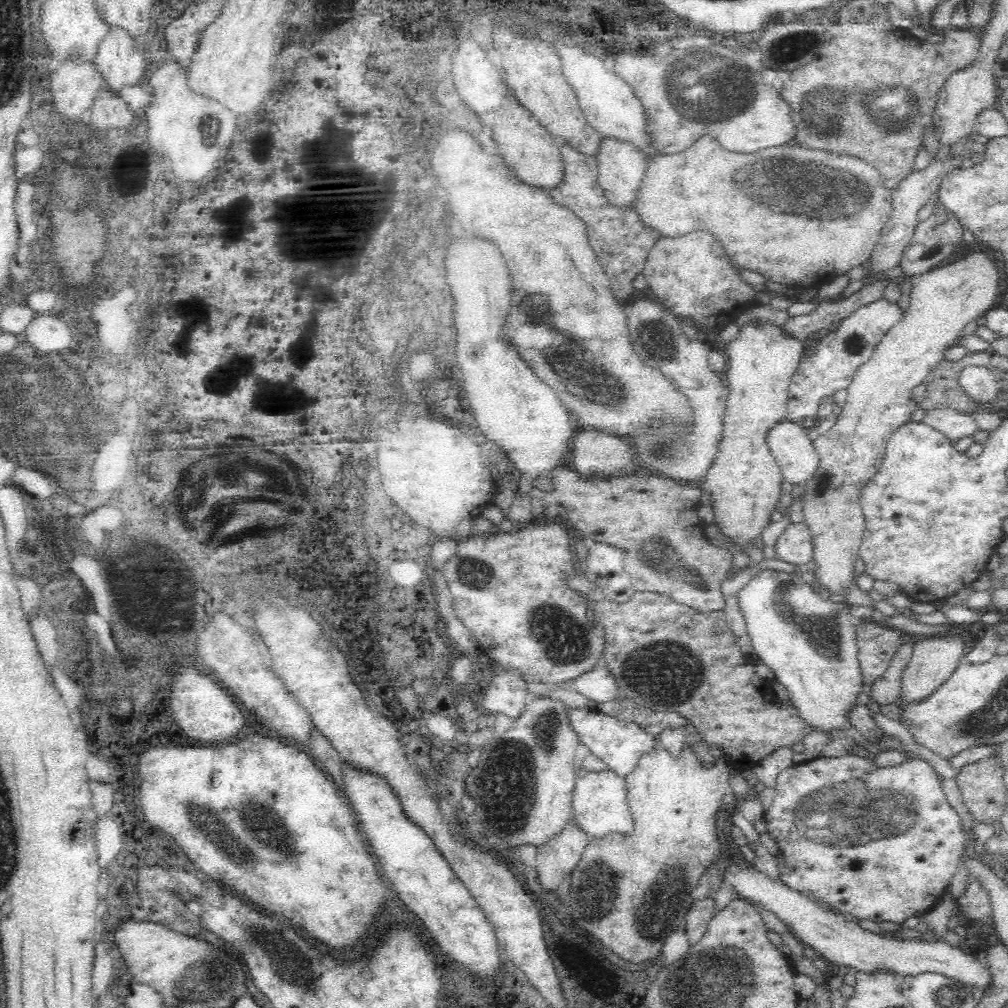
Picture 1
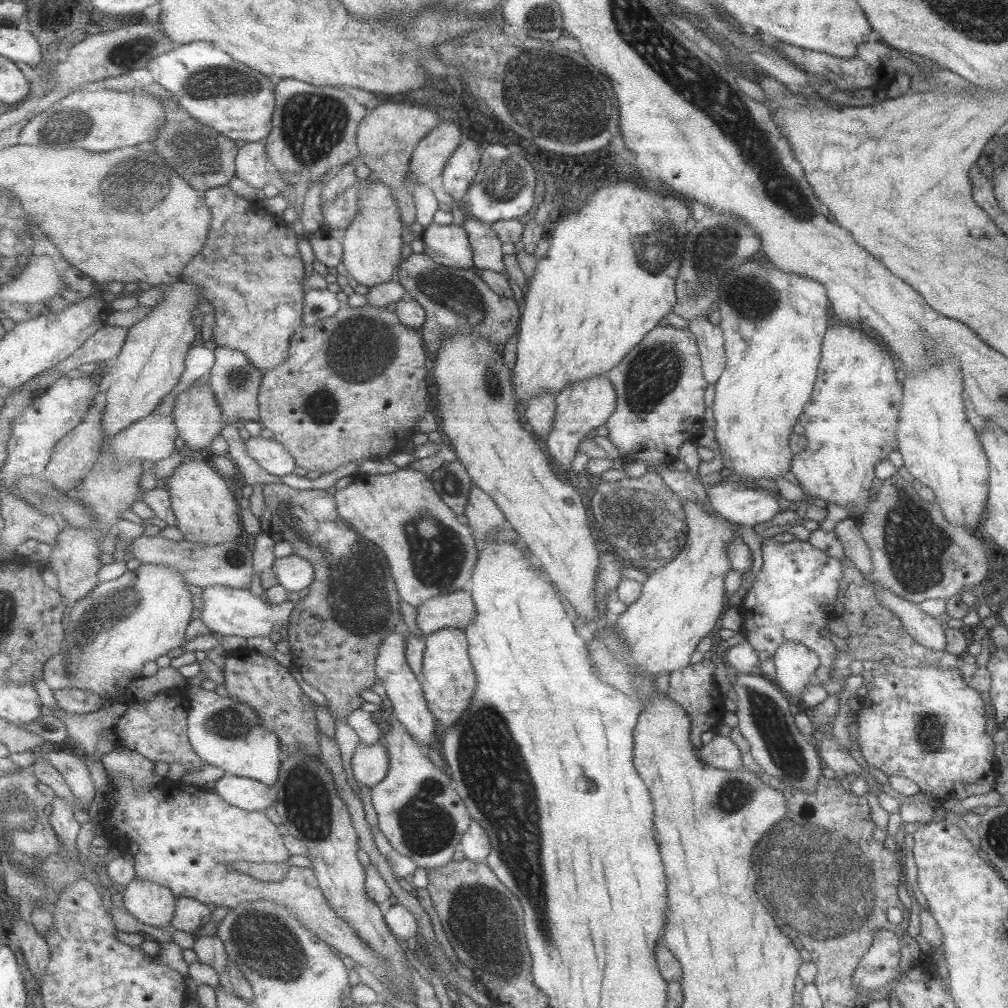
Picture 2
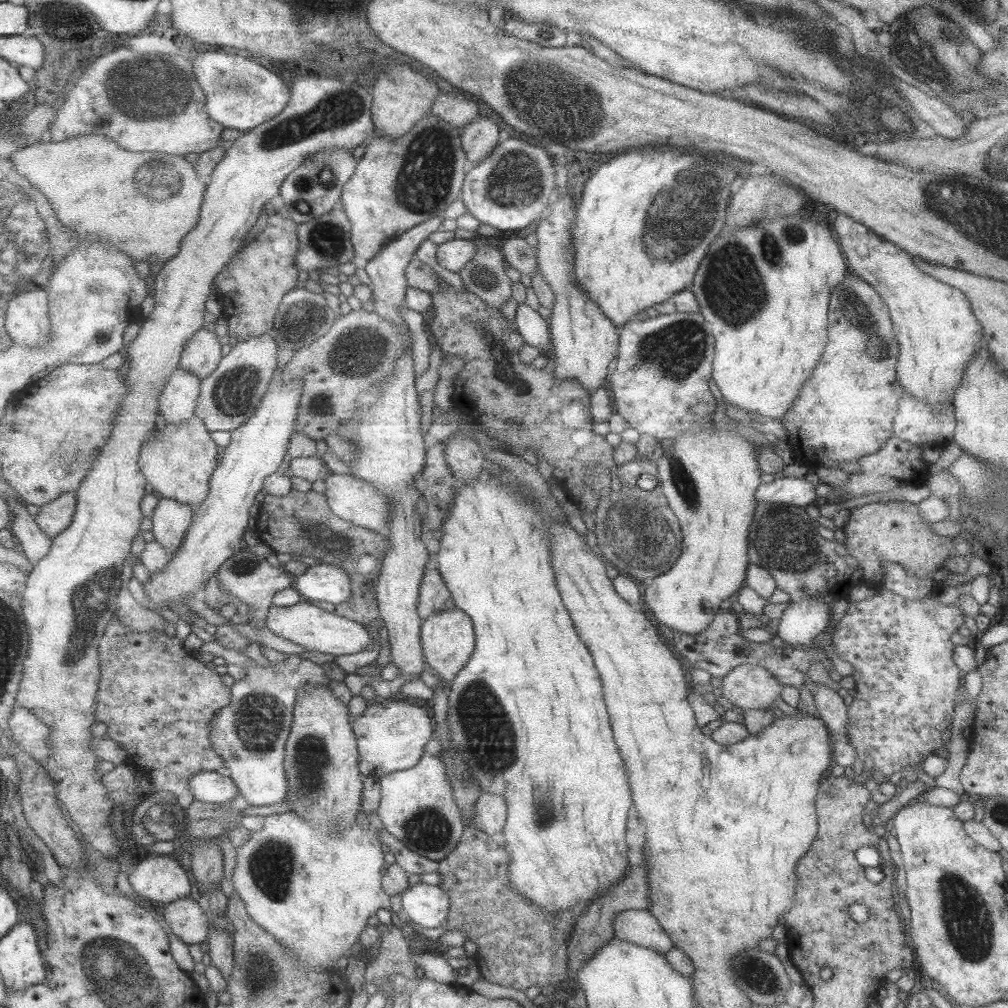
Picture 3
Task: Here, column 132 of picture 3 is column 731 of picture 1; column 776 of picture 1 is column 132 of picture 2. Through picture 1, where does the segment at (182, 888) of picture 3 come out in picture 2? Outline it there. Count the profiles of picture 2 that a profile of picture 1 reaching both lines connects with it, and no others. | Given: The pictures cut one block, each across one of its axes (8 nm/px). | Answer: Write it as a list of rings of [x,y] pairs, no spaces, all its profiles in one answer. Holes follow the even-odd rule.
[[[135,878],[122,896],[126,909],[141,922],[158,928],[172,926],[178,897],[168,886]]]

